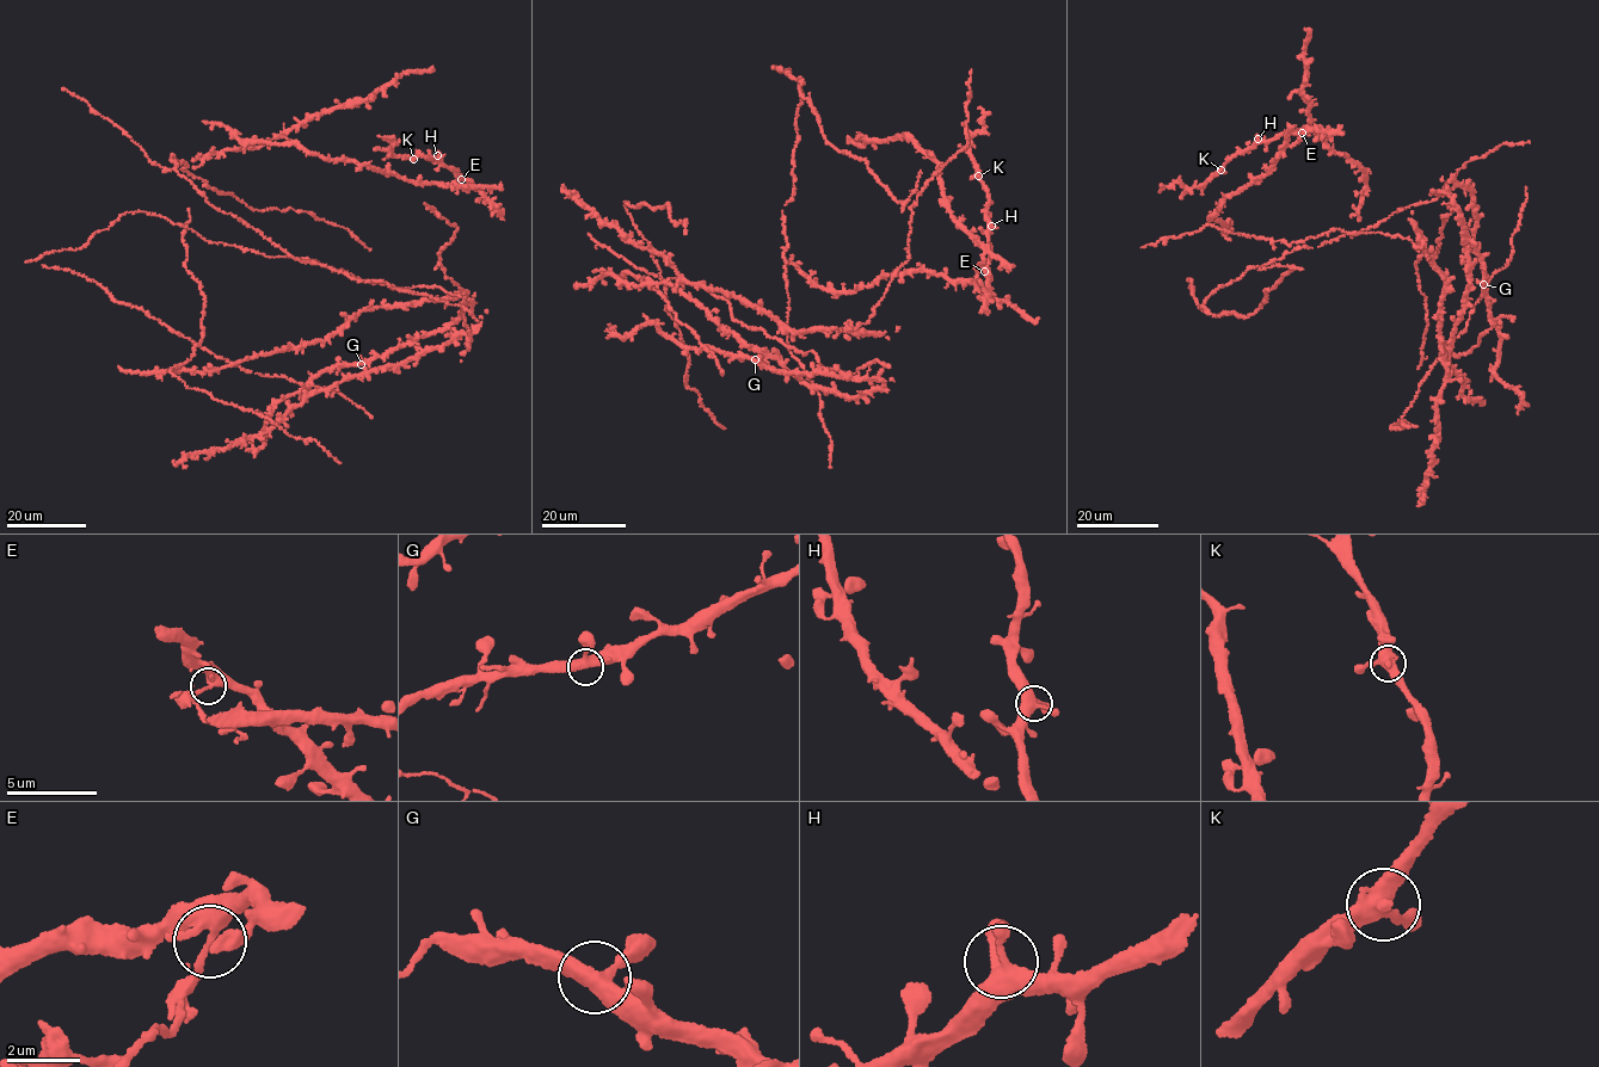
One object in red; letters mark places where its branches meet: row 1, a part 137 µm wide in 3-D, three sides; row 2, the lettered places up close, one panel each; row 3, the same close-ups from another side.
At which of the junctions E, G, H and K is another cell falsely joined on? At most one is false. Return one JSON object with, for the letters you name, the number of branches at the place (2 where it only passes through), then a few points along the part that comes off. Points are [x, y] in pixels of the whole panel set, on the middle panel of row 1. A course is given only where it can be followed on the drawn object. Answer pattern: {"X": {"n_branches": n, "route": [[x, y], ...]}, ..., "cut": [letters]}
{"E": {"n_branches": 3, "route": [[984, 271], [979, 265], [982, 256]]}, "cut": ["E"]}

